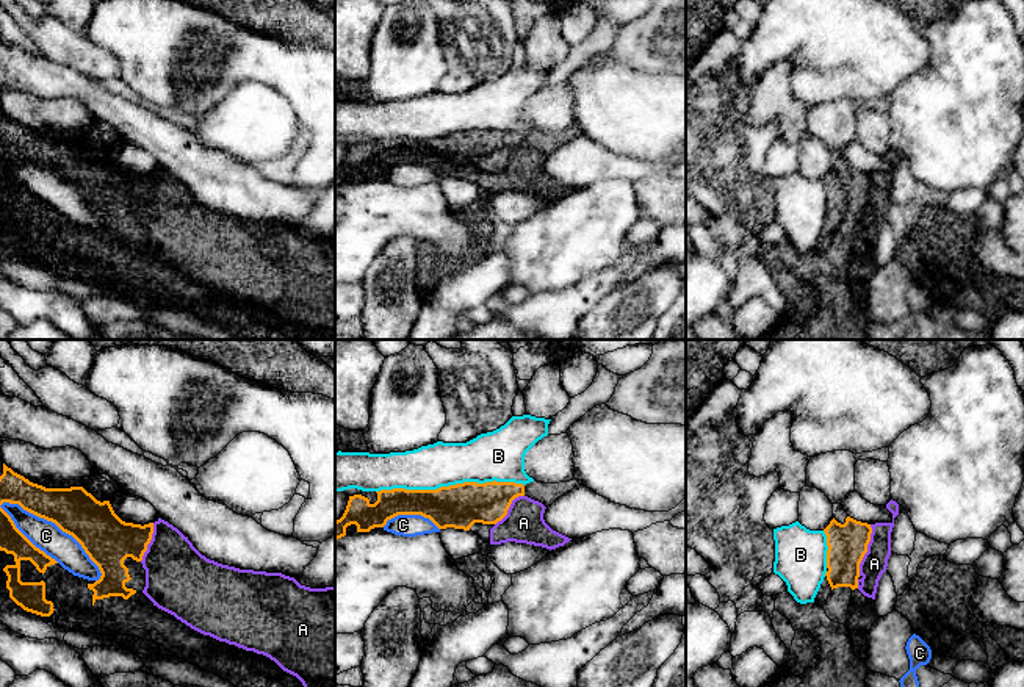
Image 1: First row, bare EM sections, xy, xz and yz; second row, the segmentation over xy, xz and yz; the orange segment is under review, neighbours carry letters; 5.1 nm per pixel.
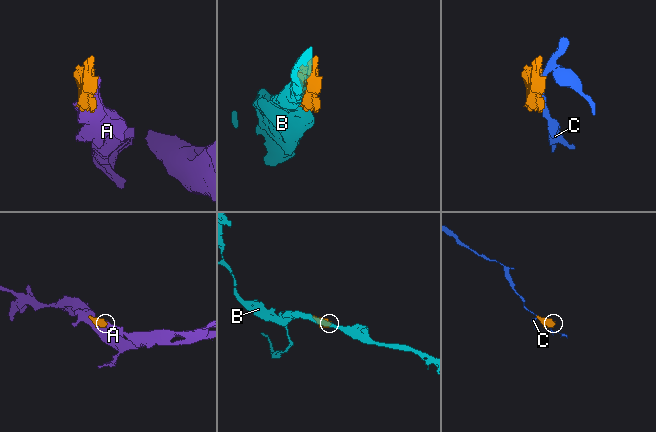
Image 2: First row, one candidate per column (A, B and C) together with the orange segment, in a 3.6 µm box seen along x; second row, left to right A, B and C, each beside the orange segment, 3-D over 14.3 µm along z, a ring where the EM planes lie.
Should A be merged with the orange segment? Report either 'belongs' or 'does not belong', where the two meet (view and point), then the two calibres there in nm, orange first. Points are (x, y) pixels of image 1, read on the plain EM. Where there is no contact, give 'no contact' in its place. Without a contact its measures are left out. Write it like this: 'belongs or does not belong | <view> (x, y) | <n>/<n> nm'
belongs | yz (866, 199) | 200/130 nm

